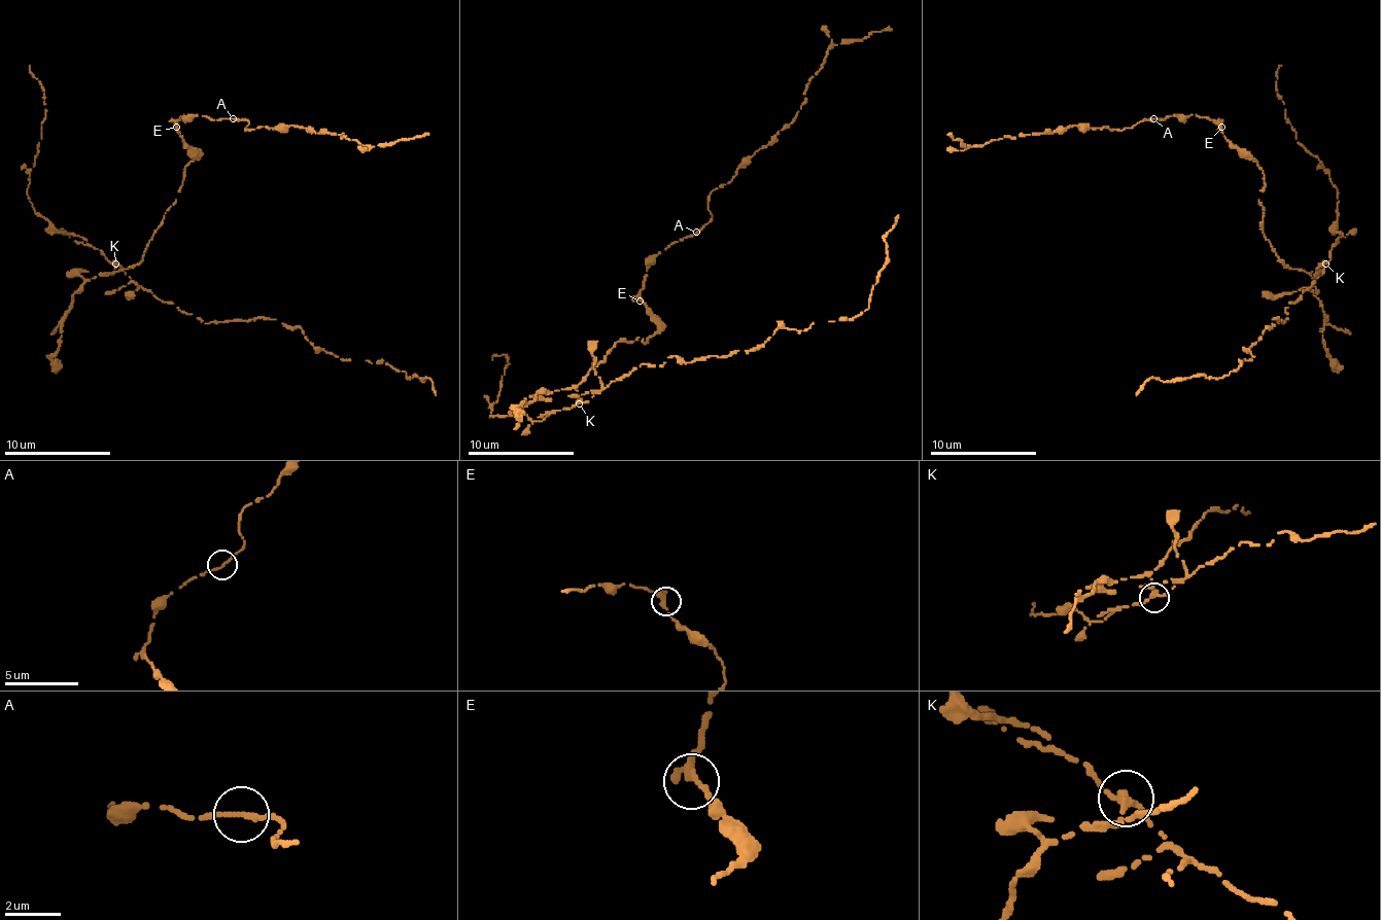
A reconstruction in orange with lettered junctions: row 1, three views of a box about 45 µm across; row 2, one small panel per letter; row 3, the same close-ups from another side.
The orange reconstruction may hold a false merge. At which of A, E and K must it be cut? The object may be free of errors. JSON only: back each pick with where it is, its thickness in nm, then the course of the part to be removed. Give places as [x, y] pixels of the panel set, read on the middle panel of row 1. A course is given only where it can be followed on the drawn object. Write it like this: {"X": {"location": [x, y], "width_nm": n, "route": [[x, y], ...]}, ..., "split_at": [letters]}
{"K": {"location": [579, 403], "width_nm": 240, "route": [[578, 404], [642, 364], [735, 354], [781, 327], [852, 319], [870, 301], [897, 215]]}, "split_at": ["K"]}

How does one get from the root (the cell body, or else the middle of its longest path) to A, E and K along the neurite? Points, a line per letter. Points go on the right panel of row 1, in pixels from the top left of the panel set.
A: (1270, 241), (1262, 231), (1262, 167), (1251, 156), (1243, 156), (1211, 119), (1193, 113), (1152, 119)
E: (1270, 241), (1262, 231), (1262, 167), (1251, 156), (1241, 153), (1224, 138), (1221, 127)
K: (1270, 241), (1273, 252), (1291, 268), (1302, 268), (1310, 273), (1325, 262)

